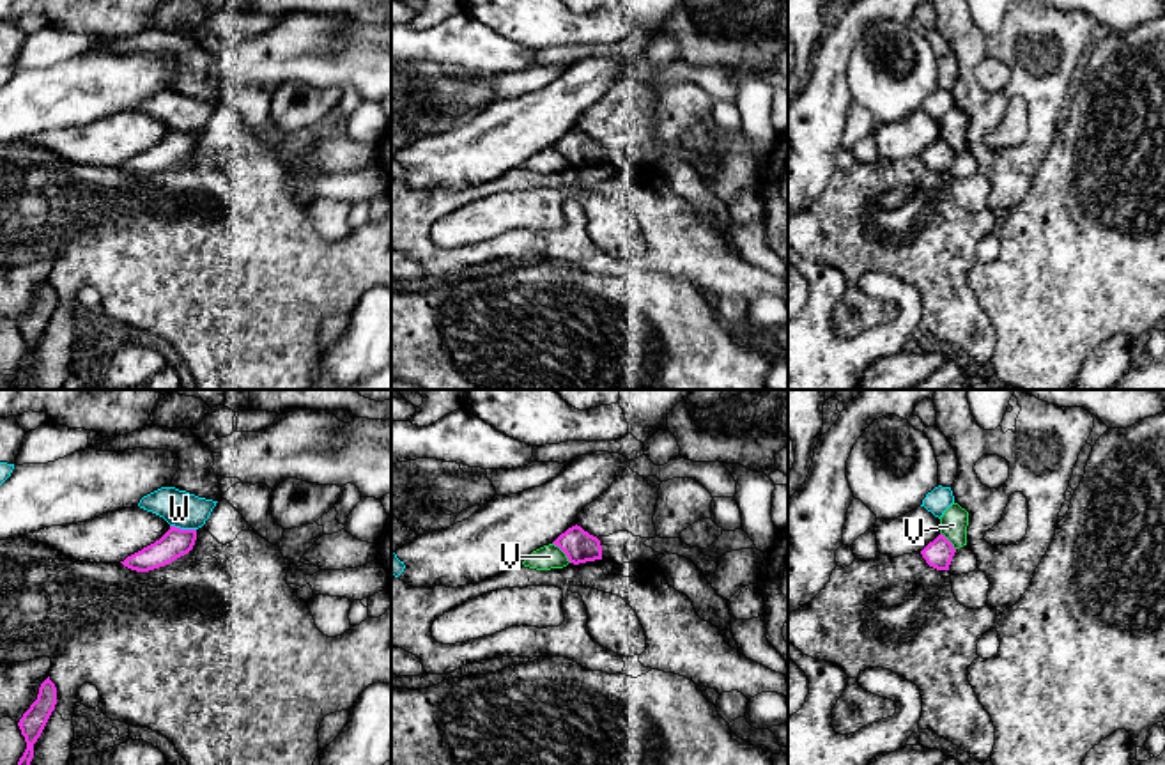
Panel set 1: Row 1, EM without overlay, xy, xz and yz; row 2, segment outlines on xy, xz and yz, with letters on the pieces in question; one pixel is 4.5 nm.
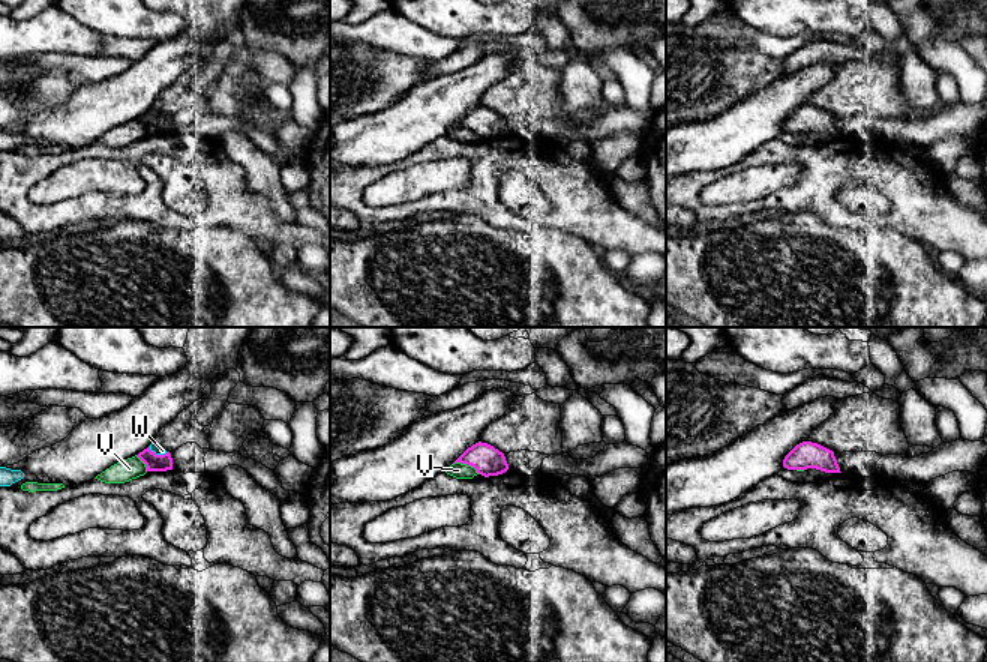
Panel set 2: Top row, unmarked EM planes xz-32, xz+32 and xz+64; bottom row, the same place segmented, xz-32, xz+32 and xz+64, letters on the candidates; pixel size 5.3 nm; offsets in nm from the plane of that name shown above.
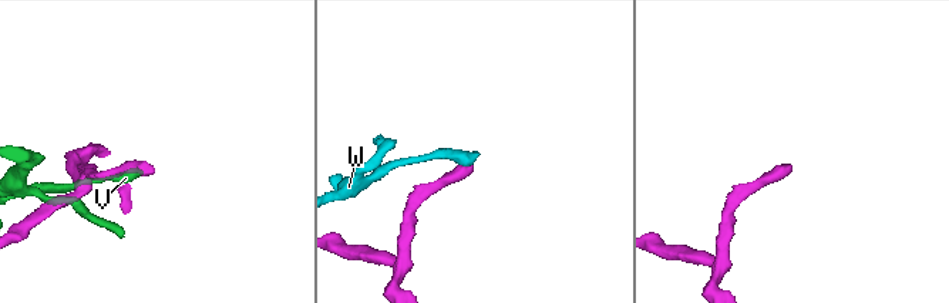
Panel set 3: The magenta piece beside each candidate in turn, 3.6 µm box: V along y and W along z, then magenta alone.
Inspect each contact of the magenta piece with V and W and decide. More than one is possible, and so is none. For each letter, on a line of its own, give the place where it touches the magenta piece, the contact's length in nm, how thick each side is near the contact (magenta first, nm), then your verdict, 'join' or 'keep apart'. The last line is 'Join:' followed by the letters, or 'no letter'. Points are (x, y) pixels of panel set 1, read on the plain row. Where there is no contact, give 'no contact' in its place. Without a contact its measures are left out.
V: contact xz (563, 154); length 130 nm; calibres 150 and 110 nm; keep apart
W: contact xy (183, 133); length 120 nm; calibres 140 and 170 nm; keep apart
Join: no letter

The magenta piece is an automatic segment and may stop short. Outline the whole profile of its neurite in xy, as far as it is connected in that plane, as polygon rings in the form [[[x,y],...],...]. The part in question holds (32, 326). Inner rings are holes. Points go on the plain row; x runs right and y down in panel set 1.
[[[50,280],[41,287],[37,303],[23,317],[18,329],[25,340],[27,352],[18,365],[16,381],[11,390],[32,390],[30,386],[30,365],[34,361],[34,347],[41,340],[51,315],[57,308],[57,290]]]

